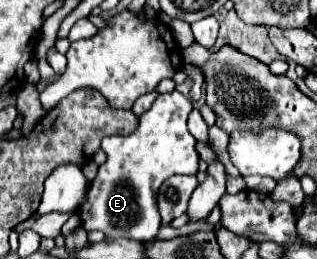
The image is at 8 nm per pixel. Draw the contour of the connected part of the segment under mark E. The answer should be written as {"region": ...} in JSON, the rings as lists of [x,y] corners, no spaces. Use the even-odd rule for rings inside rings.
{"region":[[[178,90],[170,94],[160,94],[152,108],[140,116],[140,126],[136,132],[128,136],[106,136],[102,140],[102,150],[106,152],[106,162],[100,164],[96,178],[90,182],[88,194],[84,202],[80,204],[80,220],[82,228],[86,232],[100,230],[106,234],[106,238],[132,238],[140,242],[150,242],[156,240],[158,230],[160,230],[160,218],[158,218],[158,208],[156,208],[156,194],[160,184],[174,176],[174,174],[196,174],[198,172],[198,162],[200,156],[196,152],[196,138],[190,134],[186,120],[192,110],[192,102],[180,94]]]}

